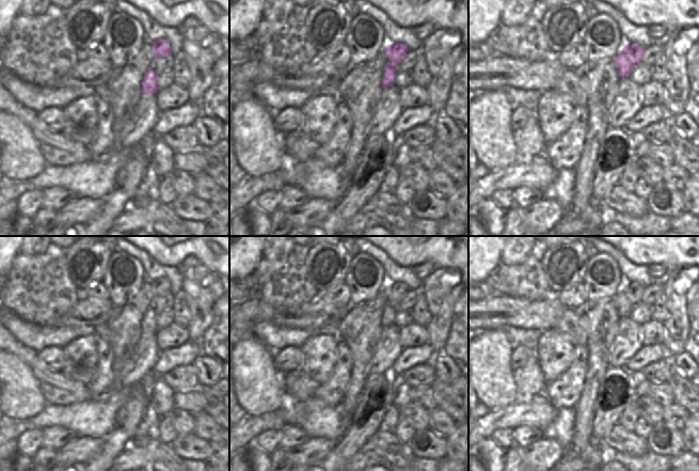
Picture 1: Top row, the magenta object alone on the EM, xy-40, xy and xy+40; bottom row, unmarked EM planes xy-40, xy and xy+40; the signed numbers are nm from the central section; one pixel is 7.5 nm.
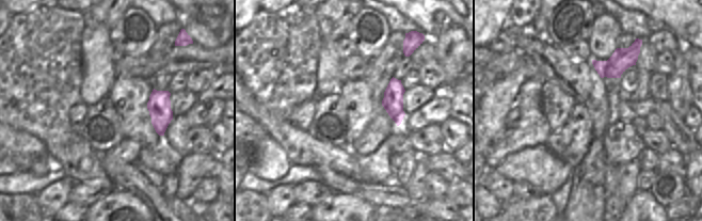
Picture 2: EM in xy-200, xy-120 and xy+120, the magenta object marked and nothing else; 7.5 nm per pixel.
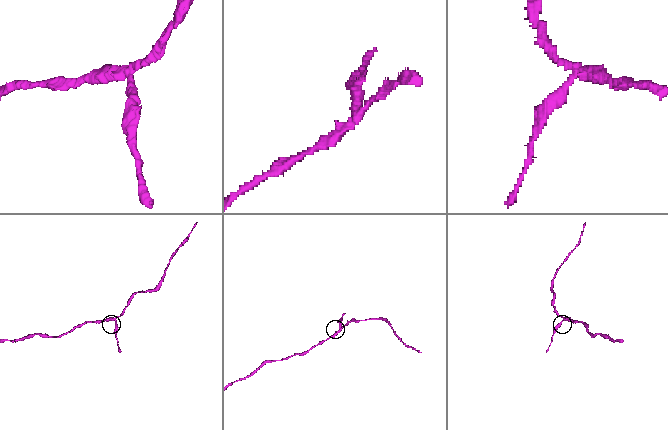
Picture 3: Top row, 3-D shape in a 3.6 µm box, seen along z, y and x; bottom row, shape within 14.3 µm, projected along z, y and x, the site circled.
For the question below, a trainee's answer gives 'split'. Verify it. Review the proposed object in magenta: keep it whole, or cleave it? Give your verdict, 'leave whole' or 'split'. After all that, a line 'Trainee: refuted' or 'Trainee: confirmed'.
split
Trainee: confirmed

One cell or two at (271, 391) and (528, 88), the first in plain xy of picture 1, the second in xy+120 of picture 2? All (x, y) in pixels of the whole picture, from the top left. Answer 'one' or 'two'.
two

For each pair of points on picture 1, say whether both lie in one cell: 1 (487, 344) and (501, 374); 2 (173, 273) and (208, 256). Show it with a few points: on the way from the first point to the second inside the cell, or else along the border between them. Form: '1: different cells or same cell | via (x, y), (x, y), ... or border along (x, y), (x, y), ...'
1: same cell | via (487, 351), (487, 357), (493, 366)
2: different cells | border along (154, 258), (162, 265), (177, 268)

